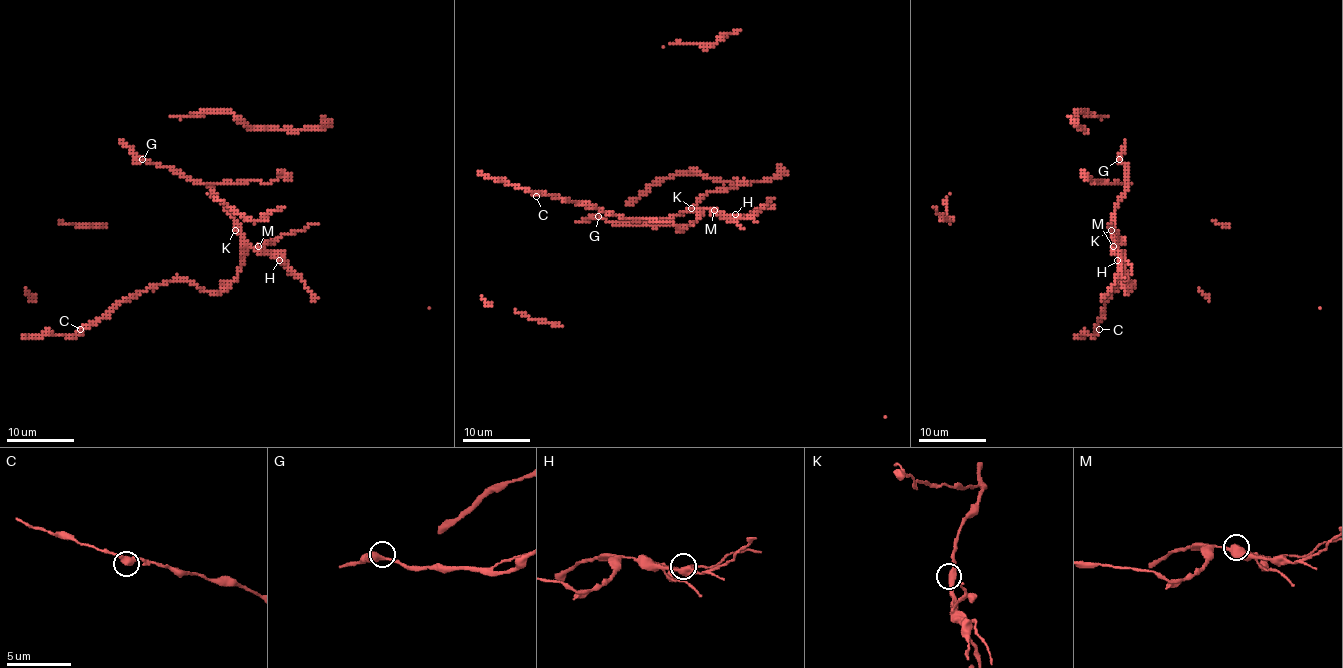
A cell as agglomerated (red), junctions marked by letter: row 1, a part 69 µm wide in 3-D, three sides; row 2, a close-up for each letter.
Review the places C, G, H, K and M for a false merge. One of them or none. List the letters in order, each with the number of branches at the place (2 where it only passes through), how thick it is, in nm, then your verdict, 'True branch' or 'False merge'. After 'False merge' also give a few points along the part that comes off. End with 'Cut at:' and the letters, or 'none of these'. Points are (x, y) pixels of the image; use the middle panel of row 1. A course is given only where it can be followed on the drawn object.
C: Branches: 2. Thickness 480 nm. True branch
G: Branches: 3. Thickness 360 nm. True branch
H: Branches: 3. Thickness 420 nm. True branch
K: Branches: 2. Thickness 480 nm. True branch
M: Branches: 3. Thickness 360 nm. False merge. Course of the part to remove: (714, 209), (736, 216), (751, 214), (768, 206), (775, 208)
Cut at: M

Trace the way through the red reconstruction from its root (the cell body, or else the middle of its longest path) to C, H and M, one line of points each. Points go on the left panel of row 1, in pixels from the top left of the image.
C: (233, 220), (242, 238), (242, 263), (221, 292), (201, 290), (188, 280), (168, 280), (119, 300), (80, 329)
H: (233, 220), (235, 230), (248, 243), (279, 260)
M: (233, 220), (235, 230), (248, 243), (258, 247)

